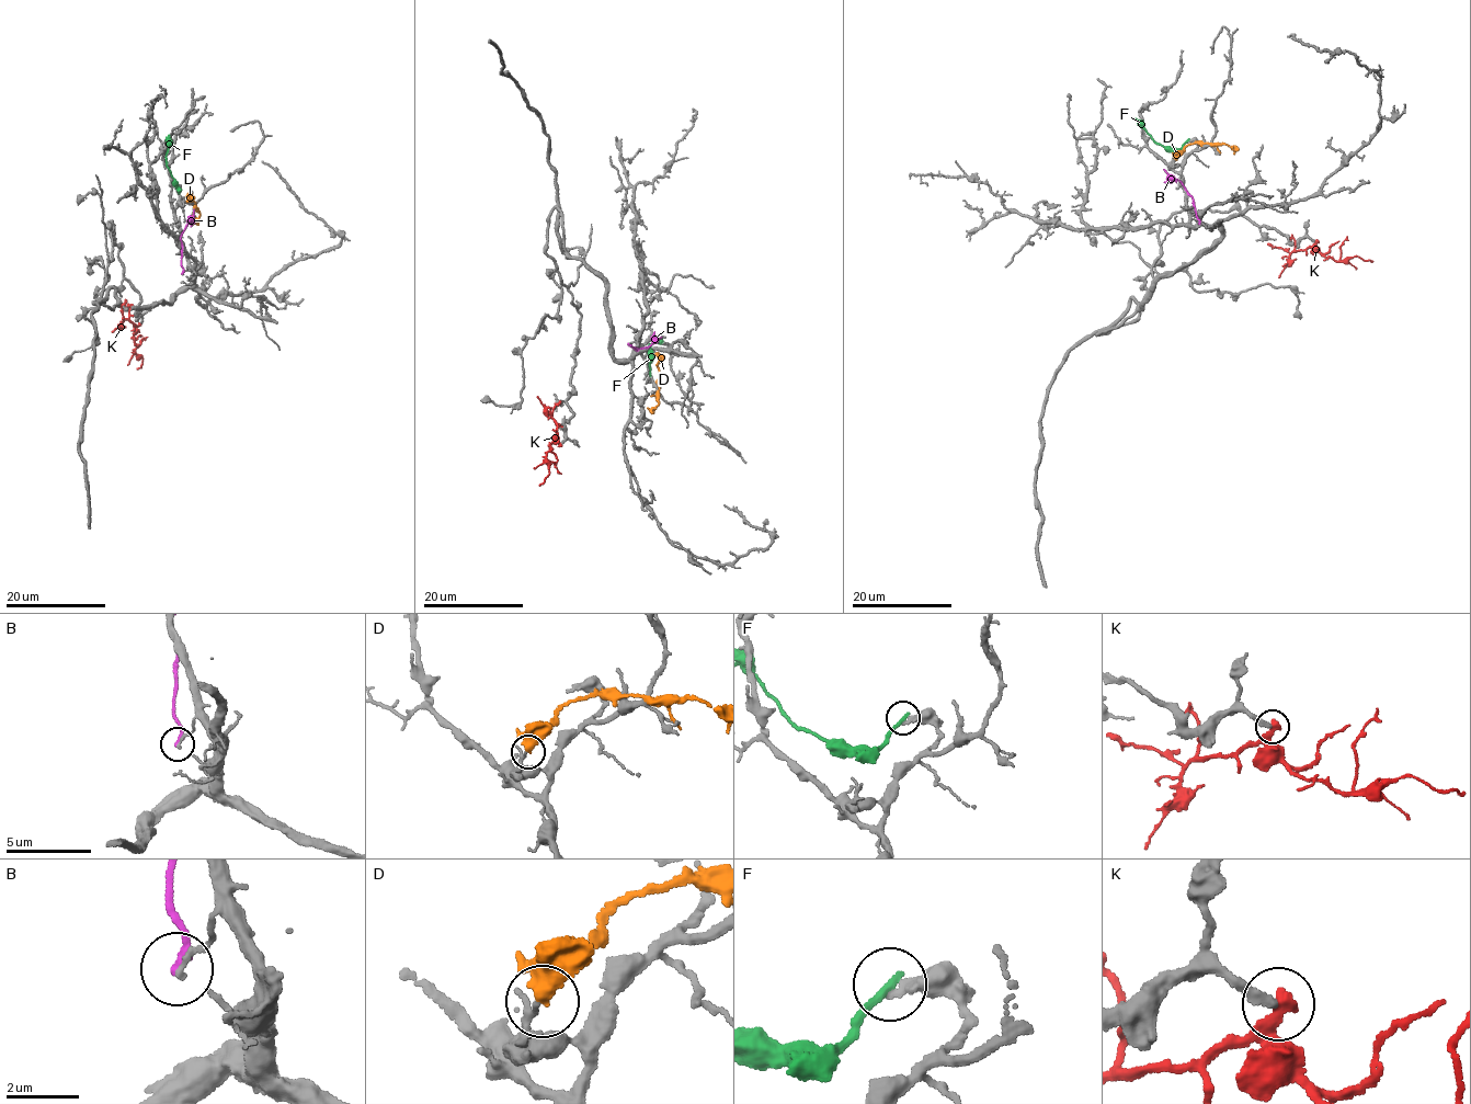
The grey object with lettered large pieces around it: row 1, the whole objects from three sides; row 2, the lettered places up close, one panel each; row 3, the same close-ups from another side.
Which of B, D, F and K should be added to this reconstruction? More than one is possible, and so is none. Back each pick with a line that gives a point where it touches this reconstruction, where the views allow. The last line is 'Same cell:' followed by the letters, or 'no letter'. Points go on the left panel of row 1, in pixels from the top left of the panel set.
Same cell: no letter

